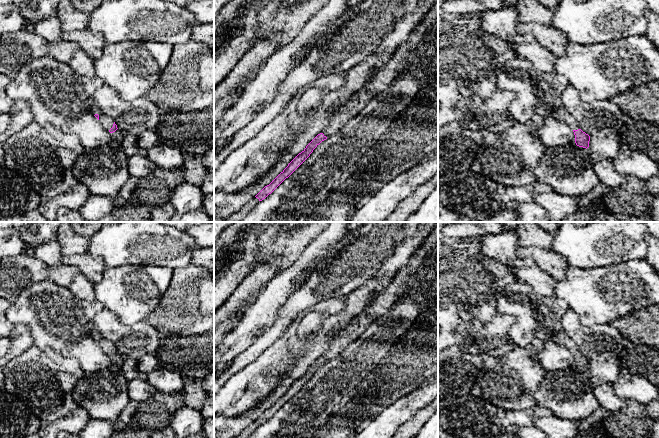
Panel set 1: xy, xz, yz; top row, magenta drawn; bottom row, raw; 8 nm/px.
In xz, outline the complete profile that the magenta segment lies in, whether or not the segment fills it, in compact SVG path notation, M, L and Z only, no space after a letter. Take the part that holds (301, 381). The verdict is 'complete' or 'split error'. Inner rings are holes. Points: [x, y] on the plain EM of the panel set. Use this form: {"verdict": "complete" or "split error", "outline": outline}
{"verdict": "split error", "outline": "M438 222L422 246L411 257L408 265L401 269L384 292L380 293L345 329L335 336L329 349L299 377L288 390L267 410L265 410L245 430L233 438L248 438L260 425L271 418L288 402L329 360L336 358L353 340L361 336L378 318L386 314L402 295L414 278L424 275L427 268L435 263L438 256Z"}

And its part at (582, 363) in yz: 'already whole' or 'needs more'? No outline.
needs more

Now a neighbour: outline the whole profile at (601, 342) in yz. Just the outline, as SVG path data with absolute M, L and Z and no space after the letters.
M568 310L561 318L562 329L574 340L580 353L589 360L612 362L620 364L623 352L629 348L631 342L610 324L583 325L576 312Z

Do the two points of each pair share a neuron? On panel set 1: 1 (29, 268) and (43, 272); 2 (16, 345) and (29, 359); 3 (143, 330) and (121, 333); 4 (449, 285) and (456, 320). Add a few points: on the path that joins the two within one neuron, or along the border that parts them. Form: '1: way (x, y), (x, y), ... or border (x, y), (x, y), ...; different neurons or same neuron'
1: way (32, 270), (40, 271); same neuron
2: border (33, 345), (10, 361); different neurons
3: way (138, 333), (126, 333); same neuron
4: border (448, 300), (463, 306); different neurons

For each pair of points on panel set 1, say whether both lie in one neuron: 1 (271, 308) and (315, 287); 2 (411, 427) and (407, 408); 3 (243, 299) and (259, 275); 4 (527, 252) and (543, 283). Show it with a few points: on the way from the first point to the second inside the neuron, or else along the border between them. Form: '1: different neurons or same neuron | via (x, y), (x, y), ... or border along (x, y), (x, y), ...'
1: different neurons | border along (302, 284), (282, 305), (276, 317)
2: different neurons | border along (427, 404), (399, 427)
3: same neuron | via (244, 293), (254, 281)
4: different neurons | border along (536, 265), (555, 280)

